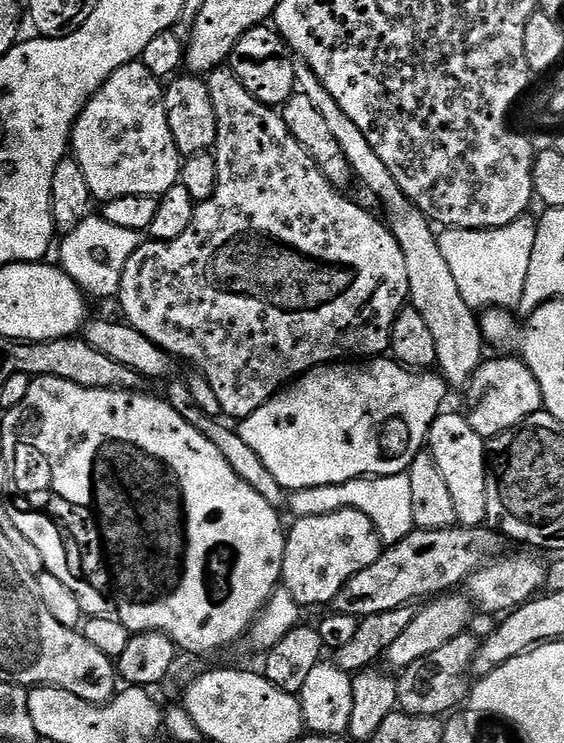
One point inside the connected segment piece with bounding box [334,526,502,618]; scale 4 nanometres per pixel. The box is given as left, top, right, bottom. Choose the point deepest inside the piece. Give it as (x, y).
(428, 564)

